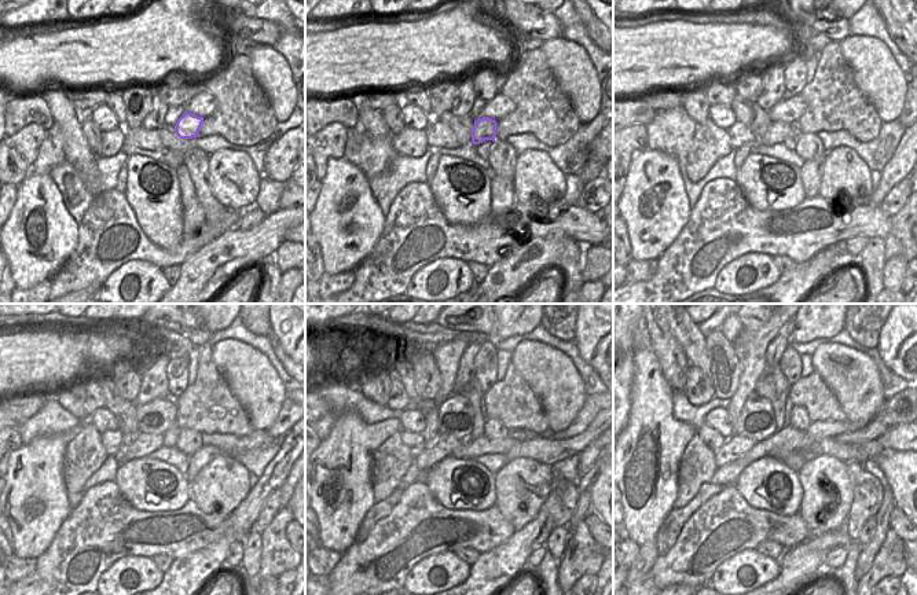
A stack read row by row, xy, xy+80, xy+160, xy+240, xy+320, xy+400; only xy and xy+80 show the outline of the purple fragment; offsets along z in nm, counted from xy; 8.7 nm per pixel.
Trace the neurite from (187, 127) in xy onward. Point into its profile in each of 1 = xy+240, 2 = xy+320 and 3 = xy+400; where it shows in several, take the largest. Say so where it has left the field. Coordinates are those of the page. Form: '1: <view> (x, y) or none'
1: xy+240 (143, 445)
2: xy+320 (444, 445)
3: xy+400 (737, 445)

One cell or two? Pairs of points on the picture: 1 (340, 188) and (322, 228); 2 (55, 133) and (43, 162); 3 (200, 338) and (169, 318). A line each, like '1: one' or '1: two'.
1: one
2: one
3: one

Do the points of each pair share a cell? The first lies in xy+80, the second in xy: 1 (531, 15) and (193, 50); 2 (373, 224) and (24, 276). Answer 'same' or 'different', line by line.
1: different
2: same

